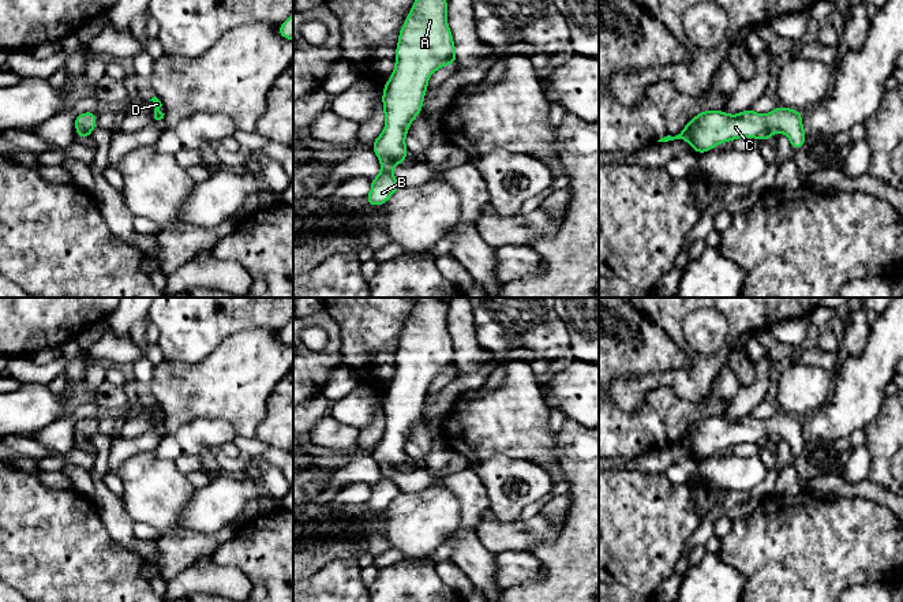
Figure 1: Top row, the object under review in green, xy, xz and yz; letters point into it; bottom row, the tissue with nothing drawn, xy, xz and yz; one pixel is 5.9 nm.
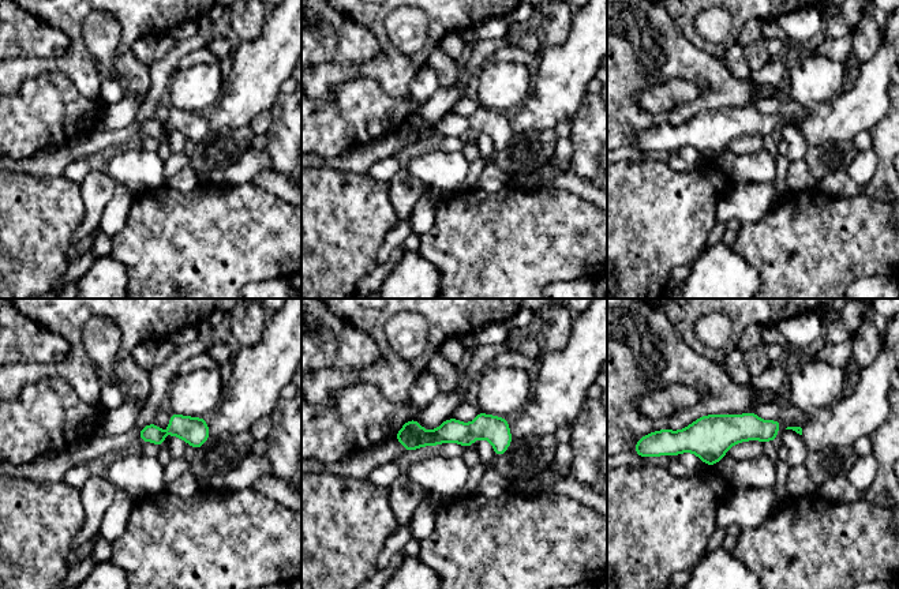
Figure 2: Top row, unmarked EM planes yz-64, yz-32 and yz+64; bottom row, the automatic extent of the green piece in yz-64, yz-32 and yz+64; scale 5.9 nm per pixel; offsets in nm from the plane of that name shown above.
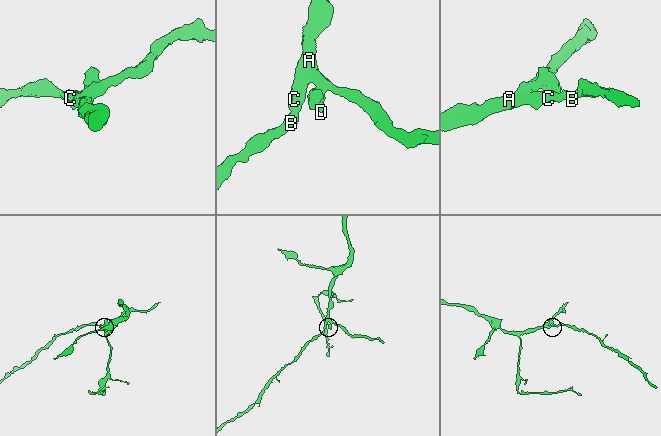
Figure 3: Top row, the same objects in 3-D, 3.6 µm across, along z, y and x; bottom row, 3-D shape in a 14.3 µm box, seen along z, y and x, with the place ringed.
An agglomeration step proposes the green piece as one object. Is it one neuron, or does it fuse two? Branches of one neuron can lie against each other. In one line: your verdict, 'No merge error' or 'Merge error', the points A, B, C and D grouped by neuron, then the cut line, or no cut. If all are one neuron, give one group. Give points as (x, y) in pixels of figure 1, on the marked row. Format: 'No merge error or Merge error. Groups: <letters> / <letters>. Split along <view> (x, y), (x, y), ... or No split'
No merge error. Groups: A B C D. No split

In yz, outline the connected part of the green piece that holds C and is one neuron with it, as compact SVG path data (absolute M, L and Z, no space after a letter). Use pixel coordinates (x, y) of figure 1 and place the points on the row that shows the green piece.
M775 106L768 115L756 113L750 108L739 112L738 115L728 115L722 109L707 109L689 120L685 128L675 137L667 135L657 142L668 142L674 139L682 139L692 145L696 153L708 153L715 146L724 142L735 141L738 138L756 138L758 141L768 141L775 132L780 131L790 142L793 150L799 150L806 141L802 112L793 108Z

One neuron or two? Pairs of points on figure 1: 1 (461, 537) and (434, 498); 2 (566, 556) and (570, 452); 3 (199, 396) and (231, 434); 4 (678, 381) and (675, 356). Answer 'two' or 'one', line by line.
1: two
2: one
3: two
4: two

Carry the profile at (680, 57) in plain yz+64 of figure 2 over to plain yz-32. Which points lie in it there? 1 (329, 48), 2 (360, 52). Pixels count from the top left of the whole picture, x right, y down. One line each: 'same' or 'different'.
1: same
2: same

